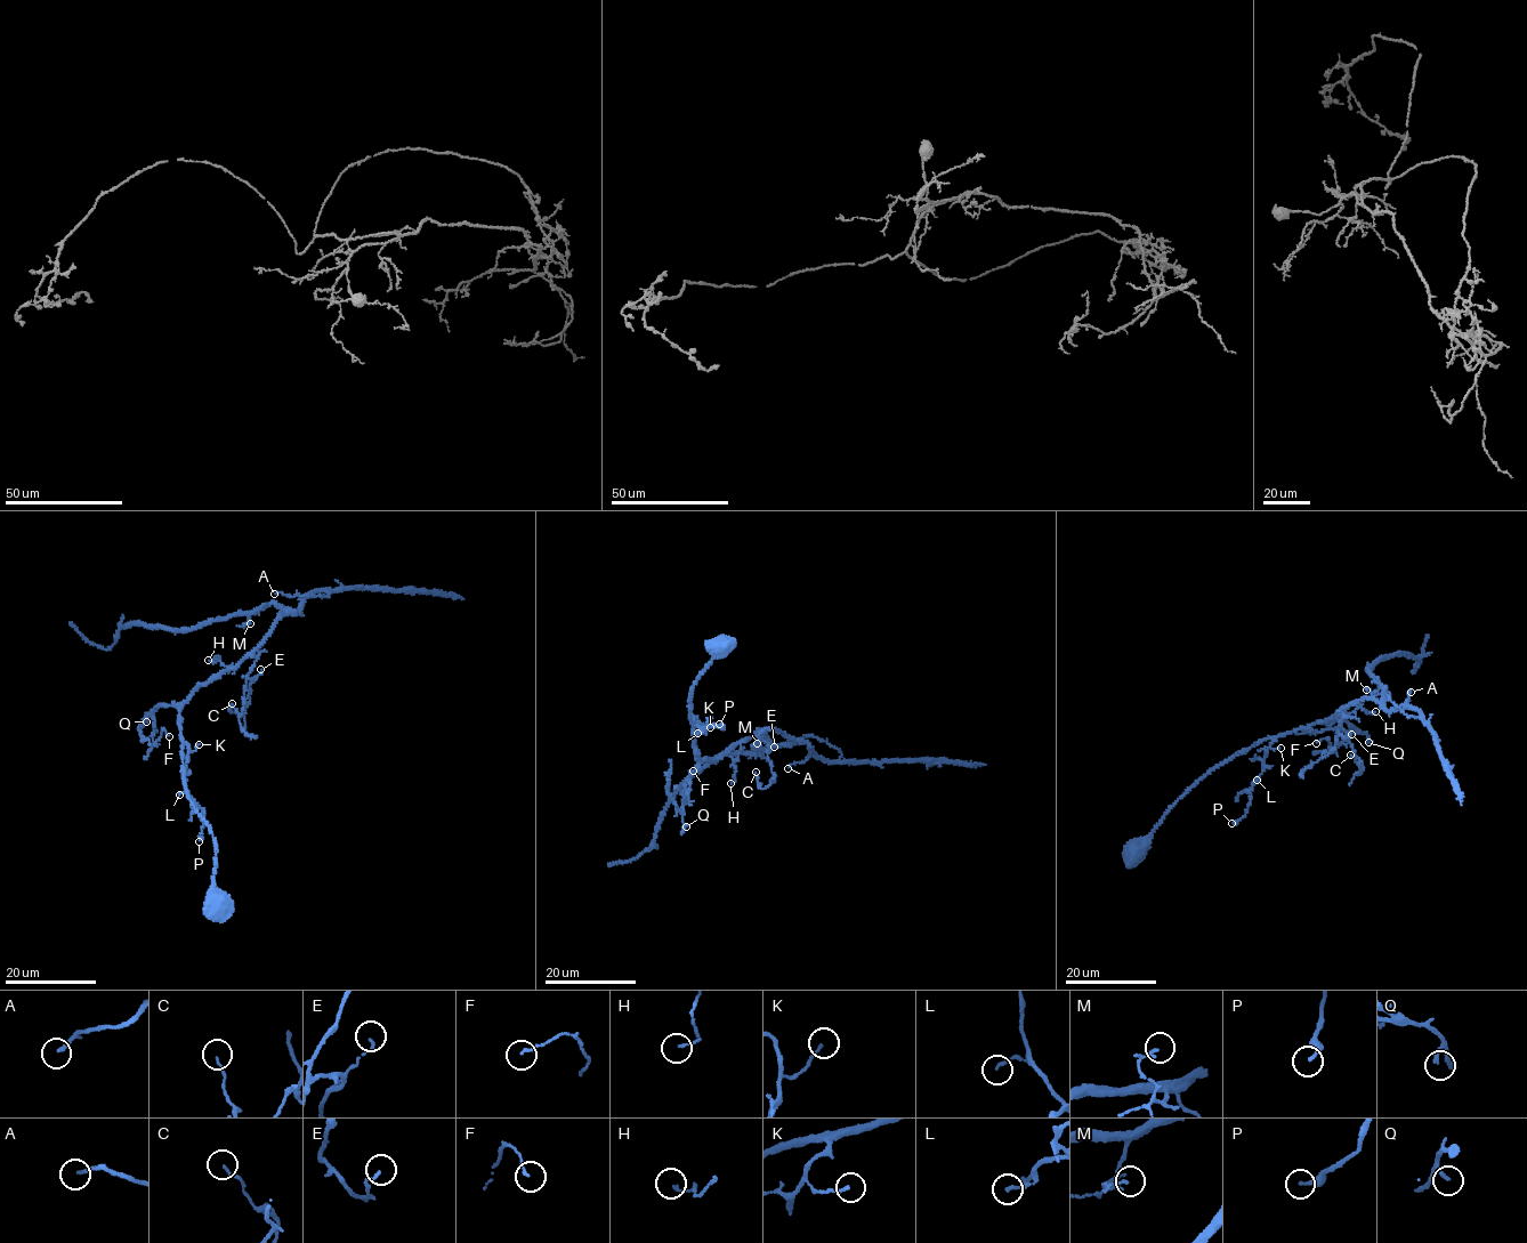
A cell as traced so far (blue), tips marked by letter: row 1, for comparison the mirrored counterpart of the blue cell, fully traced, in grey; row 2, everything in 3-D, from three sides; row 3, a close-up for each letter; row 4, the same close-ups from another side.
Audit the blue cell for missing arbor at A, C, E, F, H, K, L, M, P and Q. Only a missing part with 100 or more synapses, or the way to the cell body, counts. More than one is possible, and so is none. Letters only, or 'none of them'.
none of them

